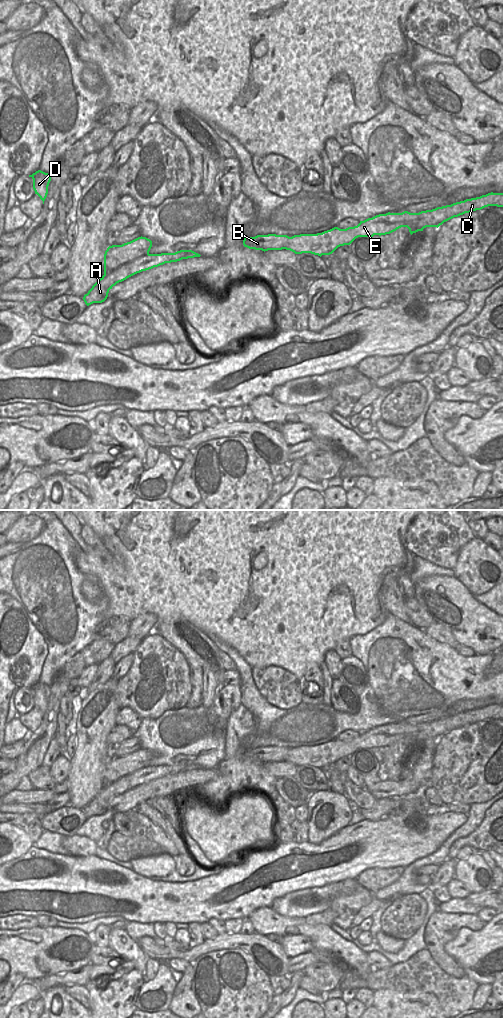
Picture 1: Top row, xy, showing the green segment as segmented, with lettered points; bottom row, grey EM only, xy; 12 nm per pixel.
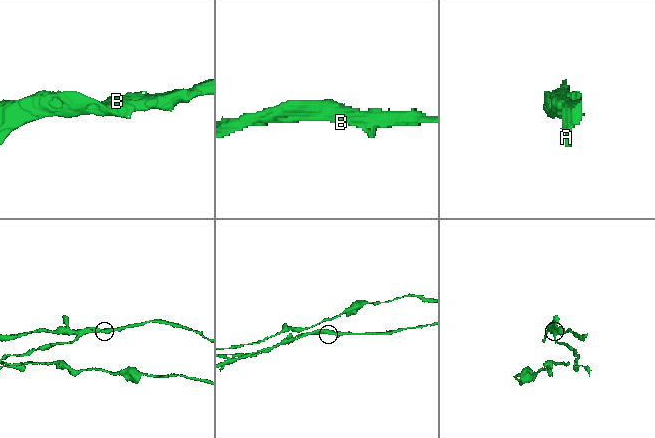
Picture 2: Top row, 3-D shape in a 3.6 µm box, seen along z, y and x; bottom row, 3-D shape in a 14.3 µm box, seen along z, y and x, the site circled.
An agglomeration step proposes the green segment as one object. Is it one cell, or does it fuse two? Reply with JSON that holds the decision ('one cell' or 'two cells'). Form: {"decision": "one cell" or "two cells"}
{"decision": "two cells"}

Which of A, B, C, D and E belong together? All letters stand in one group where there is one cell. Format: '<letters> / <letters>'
A / B C D E

